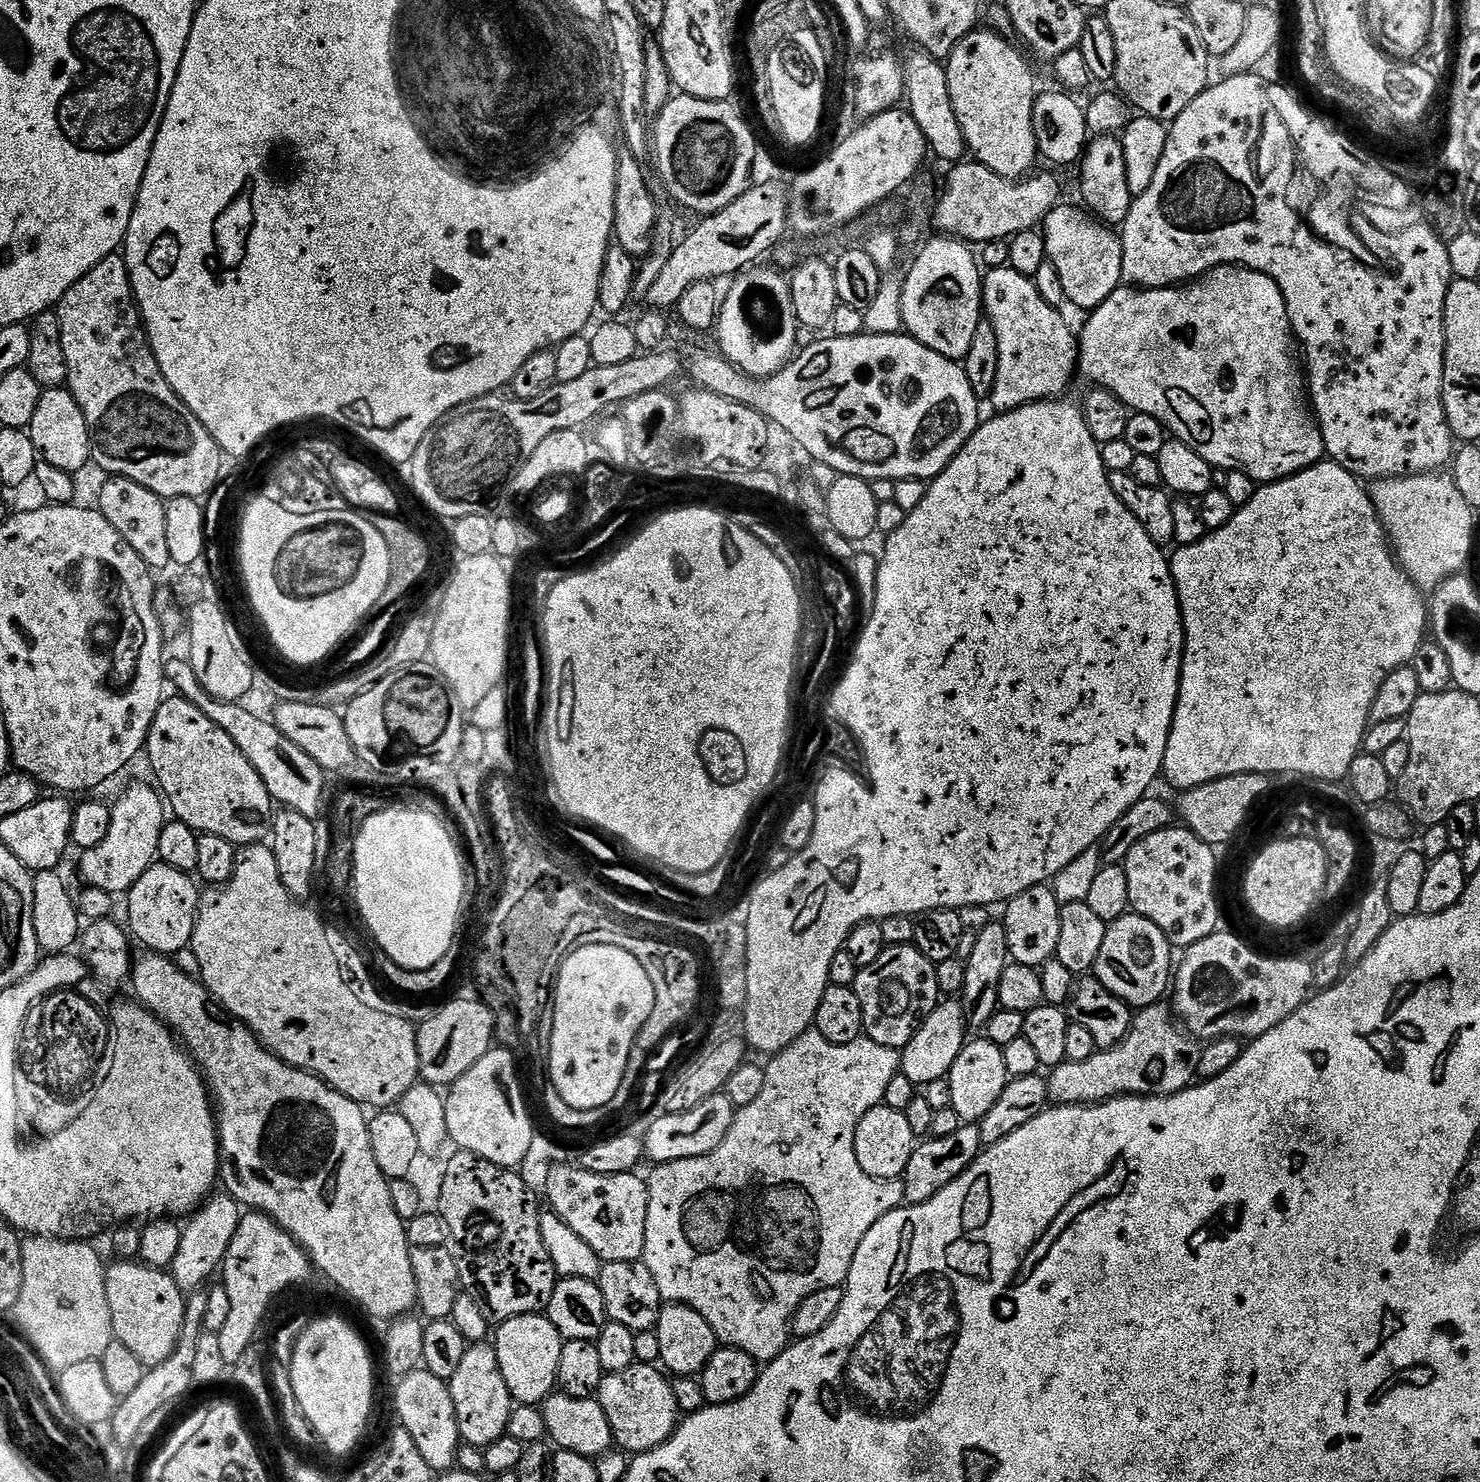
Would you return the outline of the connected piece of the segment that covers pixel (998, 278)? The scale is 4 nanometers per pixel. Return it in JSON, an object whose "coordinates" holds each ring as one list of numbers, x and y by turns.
{"coordinates":[[1011,266,1006,268,990,268,983,273,984,307,986,318,994,326,994,334,998,334,998,382,994,382,994,390,990,404,996,407,997,413,1013,412,1027,404,1037,404,1039,400,1054,400,1065,395,1064,392,1072,384,1072,375,1078,372,1080,350,1078,336,1070,325,1064,321,1064,312,1050,306,1042,294,1038,294,1035,279]]}

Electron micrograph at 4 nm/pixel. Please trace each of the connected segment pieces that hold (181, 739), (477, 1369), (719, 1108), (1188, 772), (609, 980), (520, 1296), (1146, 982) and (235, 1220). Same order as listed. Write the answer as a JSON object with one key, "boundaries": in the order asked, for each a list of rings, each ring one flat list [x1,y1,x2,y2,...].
{"boundaries":[[[173,695,165,699,158,714,154,714,154,722,148,731,147,756,148,764,156,775,155,783,166,797,167,807,175,819,186,822,186,826,198,834,218,834,218,838,226,838,226,842,237,846,258,844,269,839,274,815,272,796,246,754,234,746,234,738,230,738,226,730,214,726,214,722,210,722,198,706,183,696]],[[476,1342,469,1346,462,1358,462,1366,458,1366,458,1374,447,1383,454,1400,460,1439,465,1445,487,1450,505,1439,514,1401,510,1390,506,1390,506,1378,502,1378,496,1350,491,1343]],[[719,1092,706,1098,706,1102,698,1102,694,1110,682,1110,682,1114,656,1116,648,1128,648,1133,643,1133,642,1136,647,1159,652,1159,656,1164,665,1164,682,1158,698,1158,710,1154,718,1146,722,1146,722,1138,730,1134,730,1126,737,1111,730,1098]],[[1325,458,1325,459,1323,459,1323,460,1321,460,1321,461,1320,461,1320,463,1318,463,1318,464,1315,464,1315,465,1314,465,1314,466,1310,466,1310,467,1309,467,1309,468,1304,468,1304,469,1302,469,1302,470,1301,470,1301,471,1300,471,1300,472,1295,472,1295,474,1293,474,1293,476,1287,476,1287,477,1286,477,1286,478,1285,478,1285,480,1276,480,1276,481,1274,481,1274,482,1273,482,1273,484,1265,484,1265,485,1263,485,1263,486,1260,486,1260,487,1257,487,1257,490,1256,490,1256,493,1255,493,1255,494,1254,494,1254,496,1253,496,1253,497,1252,497,1252,498,1250,498,1250,500,1249,500,1249,501,1248,501,1248,502,1246,502,1246,503,1245,503,1245,504,1244,504,1244,505,1242,505,1242,506,1240,506,1240,507,1237,507,1237,509,1236,509,1236,513,1235,513,1235,514,1234,514,1234,518,1230,518,1230,522,1226,522,1226,526,1222,526,1222,527,1221,527,1221,528,1214,528,1214,529,1211,529,1211,531,1209,531,1209,532,1208,532,1208,533,1207,533,1207,534,1205,534,1205,535,1204,535,1204,536,1203,536,1203,538,1201,538,1201,539,1200,539,1200,540,1199,540,1199,541,1198,541,1198,542,1194,542,1194,543,1193,543,1193,544,1181,544,1181,545,1179,545,1179,547,1177,547,1177,548,1176,548,1176,549,1175,549,1175,550,1176,550,1176,551,1177,551,1177,552,1176,552,1176,553,1174,553,1174,554,1173,554,1173,553,1171,553,1171,556,1170,556,1170,563,1171,563,1171,566,1172,566,1172,577,1173,577,1173,578,1174,578,1174,586,1175,586,1175,587,1176,587,1176,593,1177,593,1177,594,1178,594,1178,602,1179,602,1179,603,1180,603,1180,613,1181,613,1181,614,1182,614,1182,622,1183,622,1183,623,1184,623,1184,661,1183,661,1183,662,1182,662,1182,674,1181,674,1181,675,1180,675,1180,697,1179,697,1179,698,1178,698,1178,702,1177,702,1177,703,1176,703,1176,713,1175,713,1175,714,1174,714,1174,722,1173,722,1173,723,1172,723,1172,733,1171,733,1171,734,1170,734,1170,738,1169,738,1169,739,1168,739,1168,749,1167,749,1167,750,1166,750,1166,754,1165,754,1165,755,1164,755,1164,767,1163,767,1163,769,1162,769,1162,776,1163,776,1163,779,1165,779,1165,778,1166,778,1166,779,1168,779,1168,780,1169,780,1169,782,1170,782,1170,783,1172,783,1172,784,1173,784,1173,786,1174,786,1174,787,1176,787,1176,788,1180,788,1180,789,1179,789,1179,790,1191,790,1191,789,1194,789,1194,788,1197,788,1197,787,1198,787,1198,786,1202,786,1202,785,1203,785,1203,784,1205,784,1205,783,1206,783,1206,782,1214,782,1214,781,1215,781,1215,780,1217,780,1217,779,1218,779,1218,778,1226,778,1226,777,1227,777,1227,776,1233,776,1233,775,1234,775,1234,774,1242,774,1242,773,1243,773,1243,772,1262,772,1262,773,1265,773,1265,774,1279,774,1279,773,1278,773,1278,772,1297,772,1297,774,1298,774,1298,775,1300,775,1300,778,1306,778,1306,777,1302,777,1302,776,1313,776,1313,778,1314,778,1314,779,1313,779,1313,781,1316,781,1316,782,1319,782,1319,781,1343,781,1343,780,1344,780,1344,779,1345,779,1345,777,1347,777,1347,775,1348,775,1348,771,1349,771,1349,770,1350,770,1350,766,1351,766,1351,765,1352,765,1352,763,1353,763,1353,762,1354,762,1354,758,1355,758,1355,757,1356,757,1356,756,1358,756,1358,755,1361,755,1361,752,1362,752,1362,745,1363,745,1363,742,1364,742,1364,736,1365,736,1365,734,1366,734,1366,733,1368,733,1368,725,1369,725,1369,723,1370,723,1370,721,1371,721,1371,719,1372,719,1372,707,1373,707,1373,706,1374,706,1374,702,1375,702,1375,701,1376,701,1376,699,1377,699,1377,698,1378,698,1378,692,1379,692,1379,690,1380,690,1380,688,1381,688,1381,686,1383,686,1383,684,1384,684,1384,683,1385,683,1385,682,1386,682,1386,678,1387,678,1387,677,1388,677,1388,676,1389,676,1389,674,1391,674,1391,672,1393,672,1393,671,1394,671,1394,670,1398,670,1398,669,1399,669,1399,668,1402,668,1402,667,1405,667,1405,666,1408,666,1408,665,1411,665,1411,662,1412,662,1412,659,1413,659,1413,658,1414,658,1414,654,1415,654,1415,653,1416,653,1416,652,1417,652,1417,651,1418,651,1418,650,1419,650,1419,649,1420,649,1420,647,1422,647,1422,645,1424,645,1424,644,1425,644,1425,643,1426,643,1426,636,1424,636,1424,631,1425,631,1425,632,1426,632,1426,633,1427,633,1427,632,1428,632,1428,631,1429,631,1429,628,1430,628,1430,608,1429,608,1429,605,1428,605,1428,604,1427,604,1427,603,1426,603,1426,596,1425,596,1425,593,1424,593,1424,592,1423,592,1423,591,1422,591,1422,589,1421,589,1421,588,1419,588,1419,586,1417,586,1417,584,1416,584,1416,583,1414,583,1414,582,1413,582,1413,581,1412,581,1412,580,1411,580,1411,579,1410,579,1410,578,1409,578,1409,577,1408,577,1408,573,1407,573,1407,572,1405,572,1405,571,1404,571,1404,569,1403,569,1403,568,1401,568,1401,567,1400,567,1400,562,1399,562,1399,560,1397,560,1397,559,1396,559,1396,554,1395,554,1395,552,1393,552,1393,551,1392,551,1392,545,1391,545,1391,543,1390,543,1390,541,1389,541,1389,539,1388,539,1388,533,1387,533,1387,532,1385,532,1385,531,1384,531,1384,523,1383,523,1383,521,1381,521,1381,520,1380,520,1380,515,1378,515,1378,513,1377,513,1377,512,1376,512,1376,507,1375,507,1375,506,1374,506,1374,502,1373,502,1373,501,1372,501,1372,497,1371,497,1371,495,1370,495,1370,492,1369,492,1369,489,1368,489,1368,488,1367,488,1367,487,1365,487,1365,485,1364,485,1364,484,1363,484,1363,483,1362,483,1362,481,1361,481,1361,479,1360,479,1360,477,1358,477,1358,476,1355,476,1355,474,1353,474,1353,472,1351,472,1351,471,1350,471,1350,470,1346,470,1346,469,1345,469,1345,468,1344,468,1344,467,1342,467,1342,466,1341,466,1341,464,1338,464,1338,463,1336,463,1336,461,1335,461,1335,460,1333,460,1333,459,1331,459,1331,458]],[[585,942,564,959,554,985,552,1041,548,1047,546,1069,552,1075,550,1084,557,1088,558,1094,574,1110,607,1109,611,1105,622,1086,638,1030,646,1026,650,1010,654,1010,654,986,650,986,650,978,646,975,646,970,642,970,642,962,638,962,634,954,618,946]],[[469,1152,455,1155,443,1168,438,1216,444,1222,461,1285,476,1297,489,1321,543,1313,558,1277,542,1242,542,1208,536,1205,535,1194,519,1171,500,1168]],[[1129,914,1108,924,1102,950,1098,950,1094,976,1132,1010,1149,1008,1151,1004,1161,1003,1165,999,1164,991,1167,988,1169,991,1174,976,1172,955,1172,944,1154,922]],[[227,1194,209,1196,195,1212,191,1213,190,1219,187,1221,189,1224,183,1225,178,1242,178,1254,174,1254,174,1262,170,1269,170,1275,174,1278,176,1285,180,1287,181,1292,191,1294,203,1289,209,1283,207,1280,215,1272,217,1275,221,1271,224,1255,238,1230,241,1215,241,1205]]]}

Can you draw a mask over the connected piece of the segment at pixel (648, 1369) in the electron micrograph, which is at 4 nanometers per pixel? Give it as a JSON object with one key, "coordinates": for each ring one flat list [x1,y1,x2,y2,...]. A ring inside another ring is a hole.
{"coordinates":[[634,1363,626,1370,605,1373,596,1399,610,1422,615,1445,625,1453,640,1455,662,1445,675,1432,680,1418,673,1383,655,1365]]}

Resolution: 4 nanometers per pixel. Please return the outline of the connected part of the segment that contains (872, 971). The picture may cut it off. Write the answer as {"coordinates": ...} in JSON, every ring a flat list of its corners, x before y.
{"coordinates":[[913,943,889,944,875,962,861,968,854,987,858,1002,862,1002,864,1036,878,1042,878,1046,904,1049,942,999,940,976,936,972,937,965]]}

